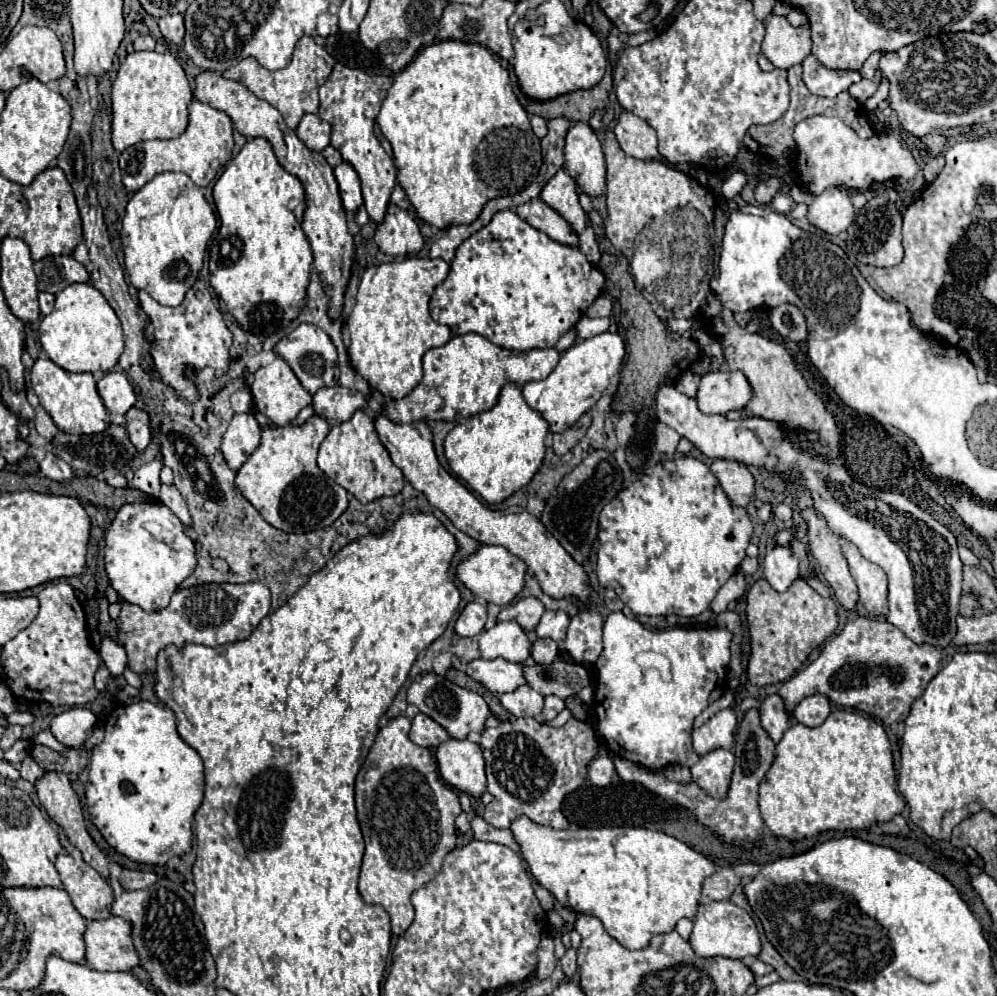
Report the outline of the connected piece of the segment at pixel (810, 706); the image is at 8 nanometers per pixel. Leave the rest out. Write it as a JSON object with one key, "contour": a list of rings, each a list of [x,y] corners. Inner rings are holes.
{"contour":[[[810,695],[800,701],[792,717],[806,727],[820,727],[830,715],[830,701],[826,695]]]}

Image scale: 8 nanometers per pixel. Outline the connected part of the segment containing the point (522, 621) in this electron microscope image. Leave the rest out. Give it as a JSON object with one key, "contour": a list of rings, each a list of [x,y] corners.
{"contour":[[[524,597],[506,607],[508,619],[516,621],[524,631],[536,629],[540,617],[544,613],[544,605],[536,597]]]}

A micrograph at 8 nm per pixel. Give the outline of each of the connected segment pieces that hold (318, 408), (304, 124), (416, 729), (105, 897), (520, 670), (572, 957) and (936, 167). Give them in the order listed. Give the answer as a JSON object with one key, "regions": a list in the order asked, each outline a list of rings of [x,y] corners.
{"regions":[[[[322,387],[314,397],[312,397],[312,407],[316,415],[328,419],[328,421],[348,421],[356,409],[368,409],[366,395],[356,391],[356,389],[346,389],[346,387]]],[[[304,115],[296,135],[306,143],[312,151],[322,151],[330,145],[330,123],[322,121],[318,115]]],[[[418,713],[412,719],[412,729],[410,729],[410,739],[420,745],[420,747],[438,747],[440,743],[446,743],[450,739],[448,731],[440,727],[432,717]]],[[[68,853],[58,855],[56,869],[74,907],[84,919],[100,921],[112,917],[114,891],[98,871]]],[[[474,659],[472,663],[468,663],[466,673],[496,695],[512,693],[516,691],[516,687],[526,685],[524,665],[508,663],[506,659],[492,659],[492,661]]],[[[572,947],[566,949],[564,957],[560,959],[560,965],[562,965],[562,969],[564,969],[564,975],[572,977],[572,973],[576,971],[576,951],[574,951]]],[[[940,155],[940,157],[932,157],[932,159],[928,159],[926,165],[924,165],[924,169],[922,169],[926,183],[934,181],[936,175],[938,175],[938,171],[942,171],[942,167],[944,167],[944,157],[942,157],[942,155]]]]}

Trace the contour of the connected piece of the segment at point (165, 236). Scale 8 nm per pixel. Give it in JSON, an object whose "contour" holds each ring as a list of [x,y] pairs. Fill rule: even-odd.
{"contour":[[[160,173],[146,183],[126,205],[122,219],[124,263],[130,283],[148,291],[160,305],[176,307],[196,283],[204,263],[206,245],[216,229],[214,209],[202,191],[184,173]]]}

